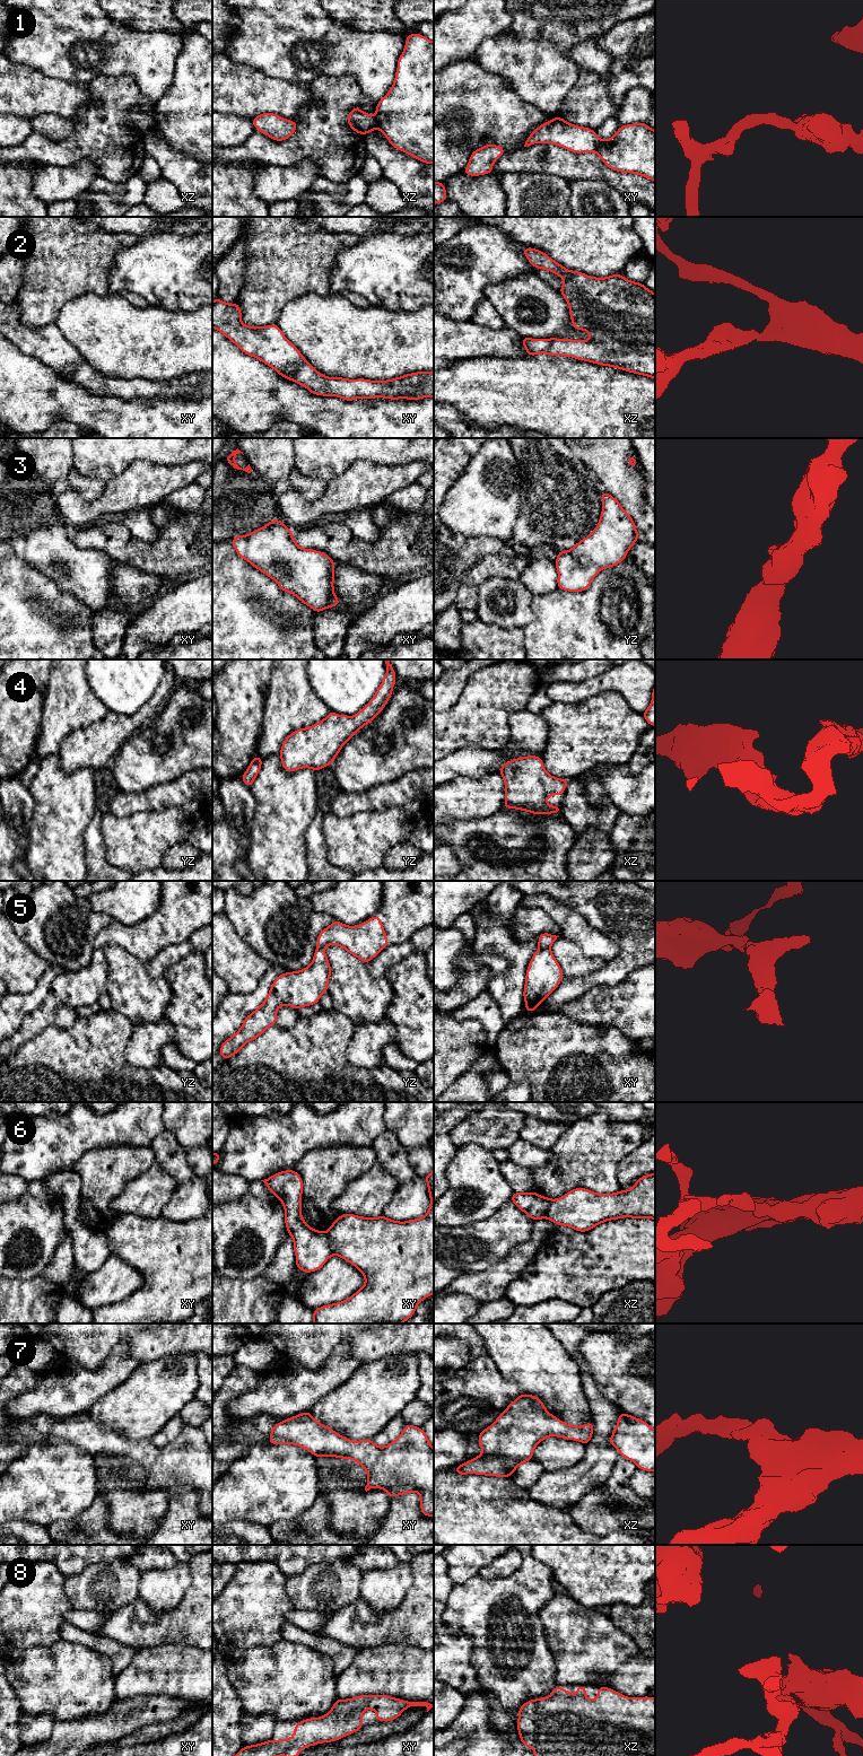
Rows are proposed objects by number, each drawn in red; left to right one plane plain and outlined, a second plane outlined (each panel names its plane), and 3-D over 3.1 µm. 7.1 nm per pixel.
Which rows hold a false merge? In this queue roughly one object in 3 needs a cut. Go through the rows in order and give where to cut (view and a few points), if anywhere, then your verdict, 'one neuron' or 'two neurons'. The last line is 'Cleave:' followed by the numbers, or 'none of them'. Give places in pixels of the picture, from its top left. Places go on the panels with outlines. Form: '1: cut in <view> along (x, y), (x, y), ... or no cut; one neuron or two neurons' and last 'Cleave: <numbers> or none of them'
1: cut in xz along (374, 116), (377, 127); two neurons
2: no cut; one neuron
3: no cut; one neuron
4: no cut; one neuron
5: cut in xy along (540, 948), (549, 949); two neurons
6: cut in xy along (325, 1232), (332, 1254); two neurons
7: no cut; one neuron
8: no cut; one neuron
Cleave: 1, 5, 6

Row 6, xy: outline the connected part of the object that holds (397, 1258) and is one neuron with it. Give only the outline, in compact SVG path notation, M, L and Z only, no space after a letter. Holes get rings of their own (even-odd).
M434 1170L425 1180L430 1205L422 1217L399 1222L384 1215L363 1217L341 1214L329 1228L326 1235L332 1255L352 1264L365 1276L365 1284L349 1299L320 1307L313 1311L313 1323L402 1323L411 1318L417 1305L434 1294Z

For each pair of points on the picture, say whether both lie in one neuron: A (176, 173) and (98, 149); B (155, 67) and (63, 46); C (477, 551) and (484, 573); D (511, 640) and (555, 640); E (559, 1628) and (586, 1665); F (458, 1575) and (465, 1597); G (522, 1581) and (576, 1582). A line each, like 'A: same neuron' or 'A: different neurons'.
A: different neurons
B: same neuron
C: different neurons
D: different neurons
E: same neuron
F: different neurons
G: different neurons

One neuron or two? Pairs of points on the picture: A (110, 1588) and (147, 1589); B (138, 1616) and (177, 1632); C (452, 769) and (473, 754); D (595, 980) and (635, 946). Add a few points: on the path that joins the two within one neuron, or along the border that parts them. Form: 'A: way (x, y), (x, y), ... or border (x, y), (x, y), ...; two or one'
A: border (142, 1573), (138, 1597); two
B: way (148, 1626), (151, 1630), (167, 1630); one
C: way (458, 763), (468, 760); one
D: way (607, 977), (611, 977), (629, 958); one

